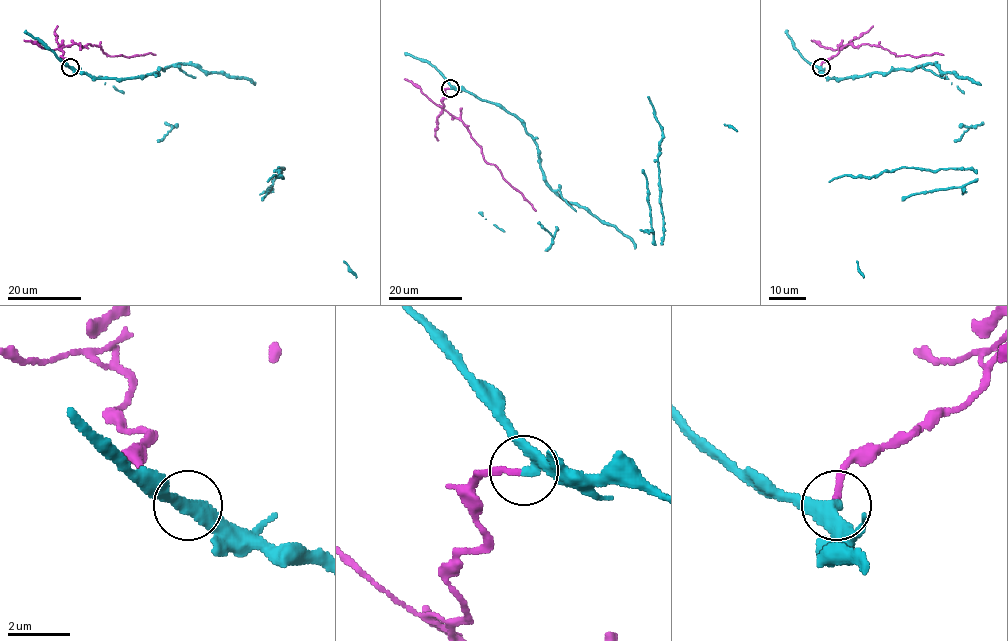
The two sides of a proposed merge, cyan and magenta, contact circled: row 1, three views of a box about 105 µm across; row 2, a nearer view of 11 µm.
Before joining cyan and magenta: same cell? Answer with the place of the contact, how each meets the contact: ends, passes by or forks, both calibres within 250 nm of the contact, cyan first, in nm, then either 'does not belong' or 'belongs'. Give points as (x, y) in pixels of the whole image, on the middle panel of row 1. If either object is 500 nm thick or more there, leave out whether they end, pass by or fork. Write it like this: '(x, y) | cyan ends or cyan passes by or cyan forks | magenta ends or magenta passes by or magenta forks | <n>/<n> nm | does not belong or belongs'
(450, 88) | cyan passes by | magenta ends | 360/200 nm | does not belong

